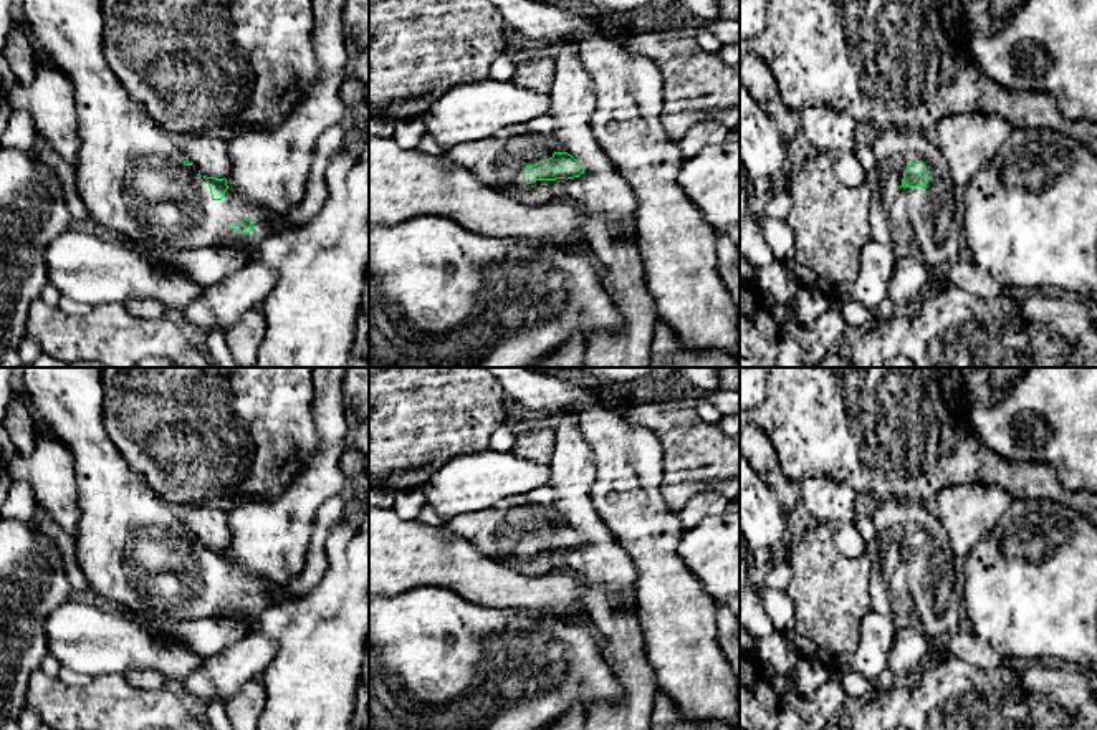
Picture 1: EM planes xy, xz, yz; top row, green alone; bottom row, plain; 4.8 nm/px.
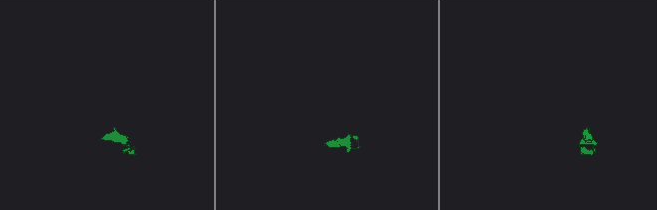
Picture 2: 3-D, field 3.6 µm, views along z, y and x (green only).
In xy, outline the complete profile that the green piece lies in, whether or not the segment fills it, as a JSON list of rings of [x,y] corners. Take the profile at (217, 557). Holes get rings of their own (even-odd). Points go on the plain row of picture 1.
[[[104,367],[22,369],[31,409],[74,457],[81,510],[76,561],[88,588],[160,624],[227,617],[253,626],[273,606],[268,593],[273,583],[237,566],[225,548],[204,546],[184,528],[180,510],[164,502],[127,465],[104,429]]]

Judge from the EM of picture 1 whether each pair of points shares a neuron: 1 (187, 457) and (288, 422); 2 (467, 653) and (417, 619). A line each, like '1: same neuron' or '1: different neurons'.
1: same neuron
2: same neuron

